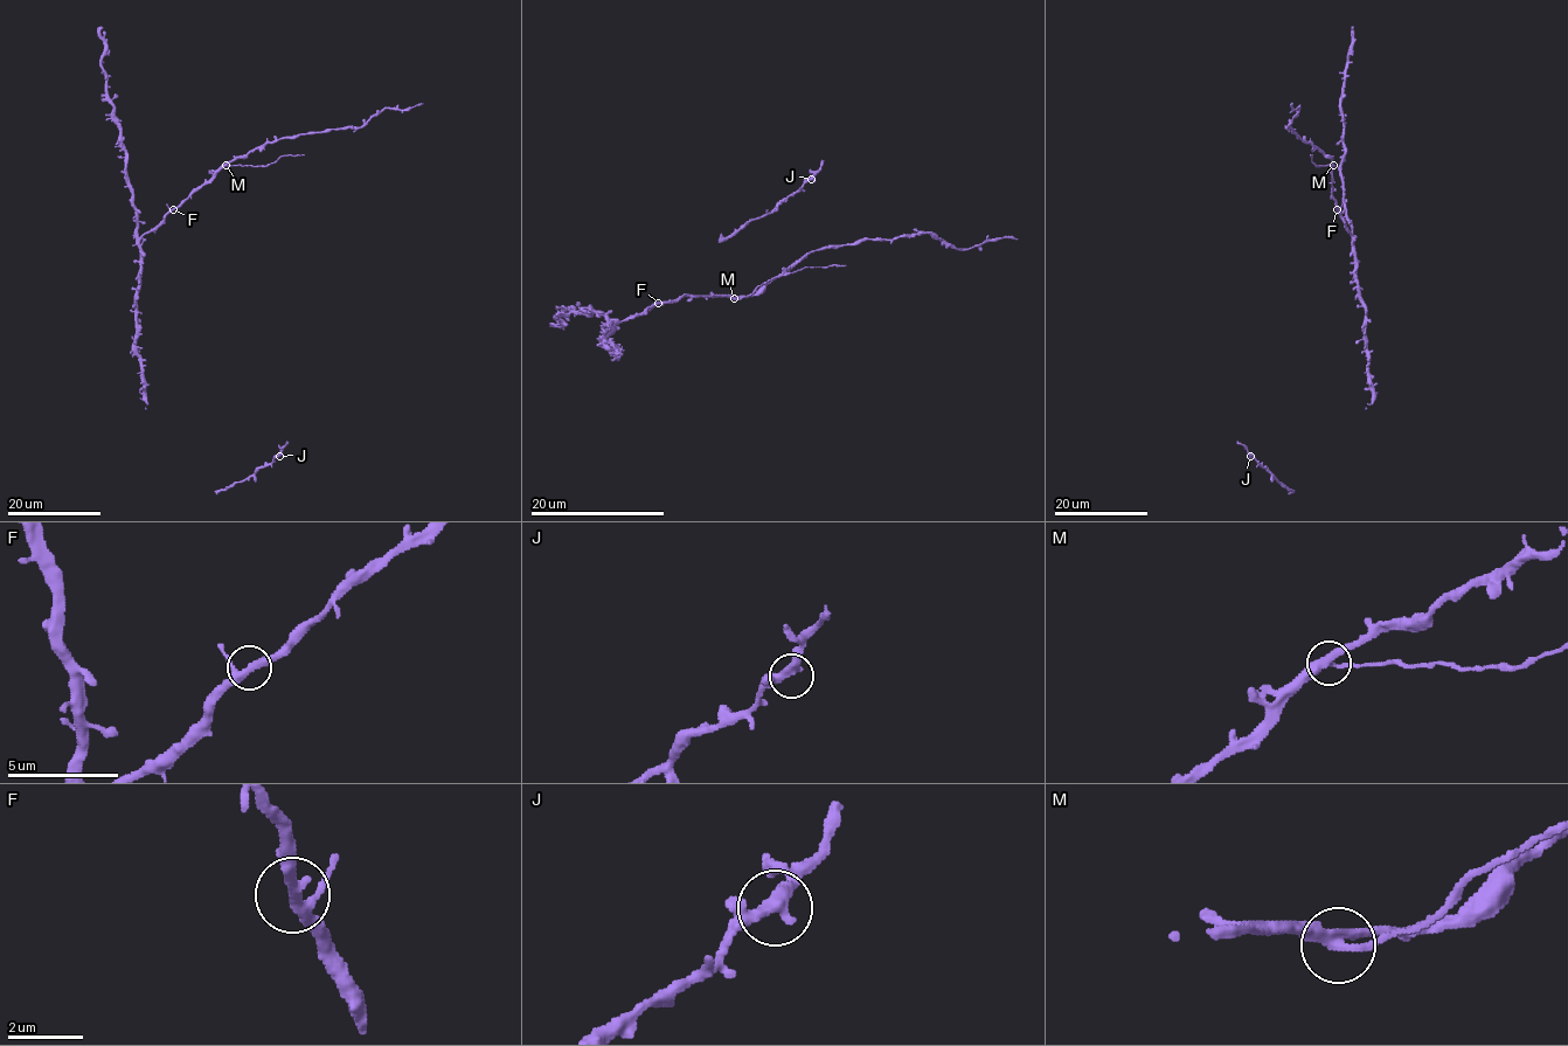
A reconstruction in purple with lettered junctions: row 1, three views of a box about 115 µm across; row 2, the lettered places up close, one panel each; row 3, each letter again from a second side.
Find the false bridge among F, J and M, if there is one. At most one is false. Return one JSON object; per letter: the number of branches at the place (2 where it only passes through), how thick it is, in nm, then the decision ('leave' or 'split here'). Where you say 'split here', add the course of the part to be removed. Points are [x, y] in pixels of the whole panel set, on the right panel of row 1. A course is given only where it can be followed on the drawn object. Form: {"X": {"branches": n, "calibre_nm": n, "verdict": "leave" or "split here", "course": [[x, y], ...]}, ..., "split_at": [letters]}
{"F": {"branches": 3, "calibre_nm": 300, "verdict": "leave"}, "J": {"branches": 3, "calibre_nm": 280, "verdict": "leave"}, "M": {"branches": 3, "calibre_nm": 320, "verdict": "split here", "course": [[1334, 165], [1316, 166], [1311, 154]]}, "split_at": ["M"]}

